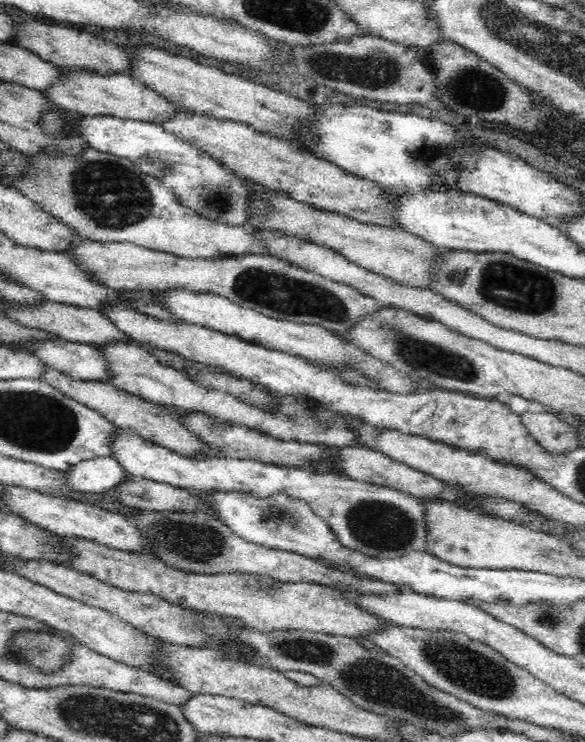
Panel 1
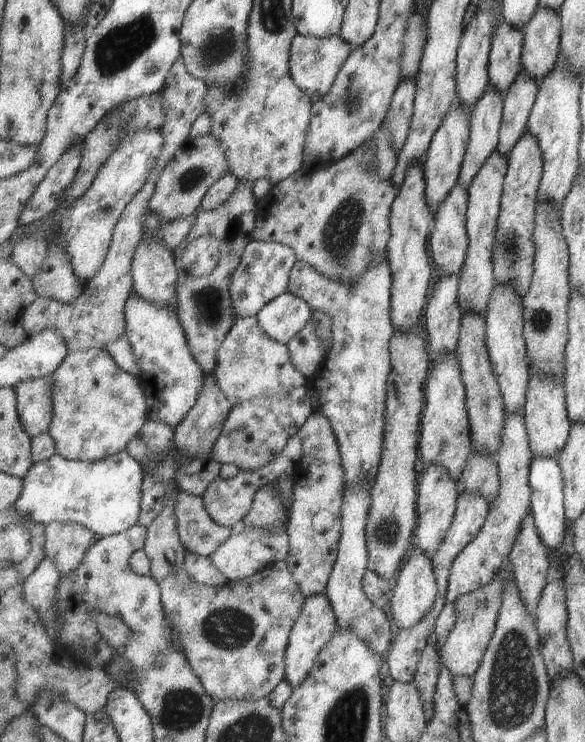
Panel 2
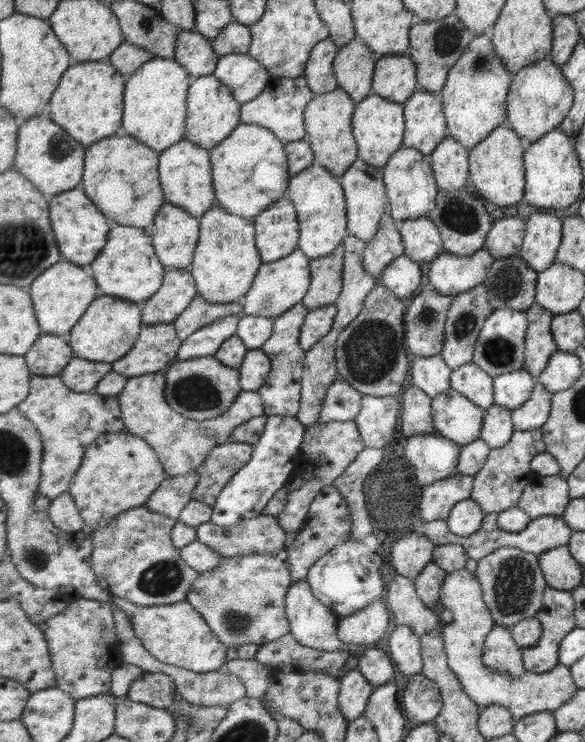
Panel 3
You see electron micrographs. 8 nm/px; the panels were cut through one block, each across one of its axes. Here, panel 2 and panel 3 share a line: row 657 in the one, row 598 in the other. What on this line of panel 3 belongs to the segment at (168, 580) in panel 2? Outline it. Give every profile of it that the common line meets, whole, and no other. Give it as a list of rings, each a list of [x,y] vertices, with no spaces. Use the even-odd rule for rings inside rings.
[[[287,550],[267,555],[225,557],[215,569],[199,573],[187,601],[228,647],[275,642],[291,634],[286,612],[287,593],[293,585],[289,557]]]

